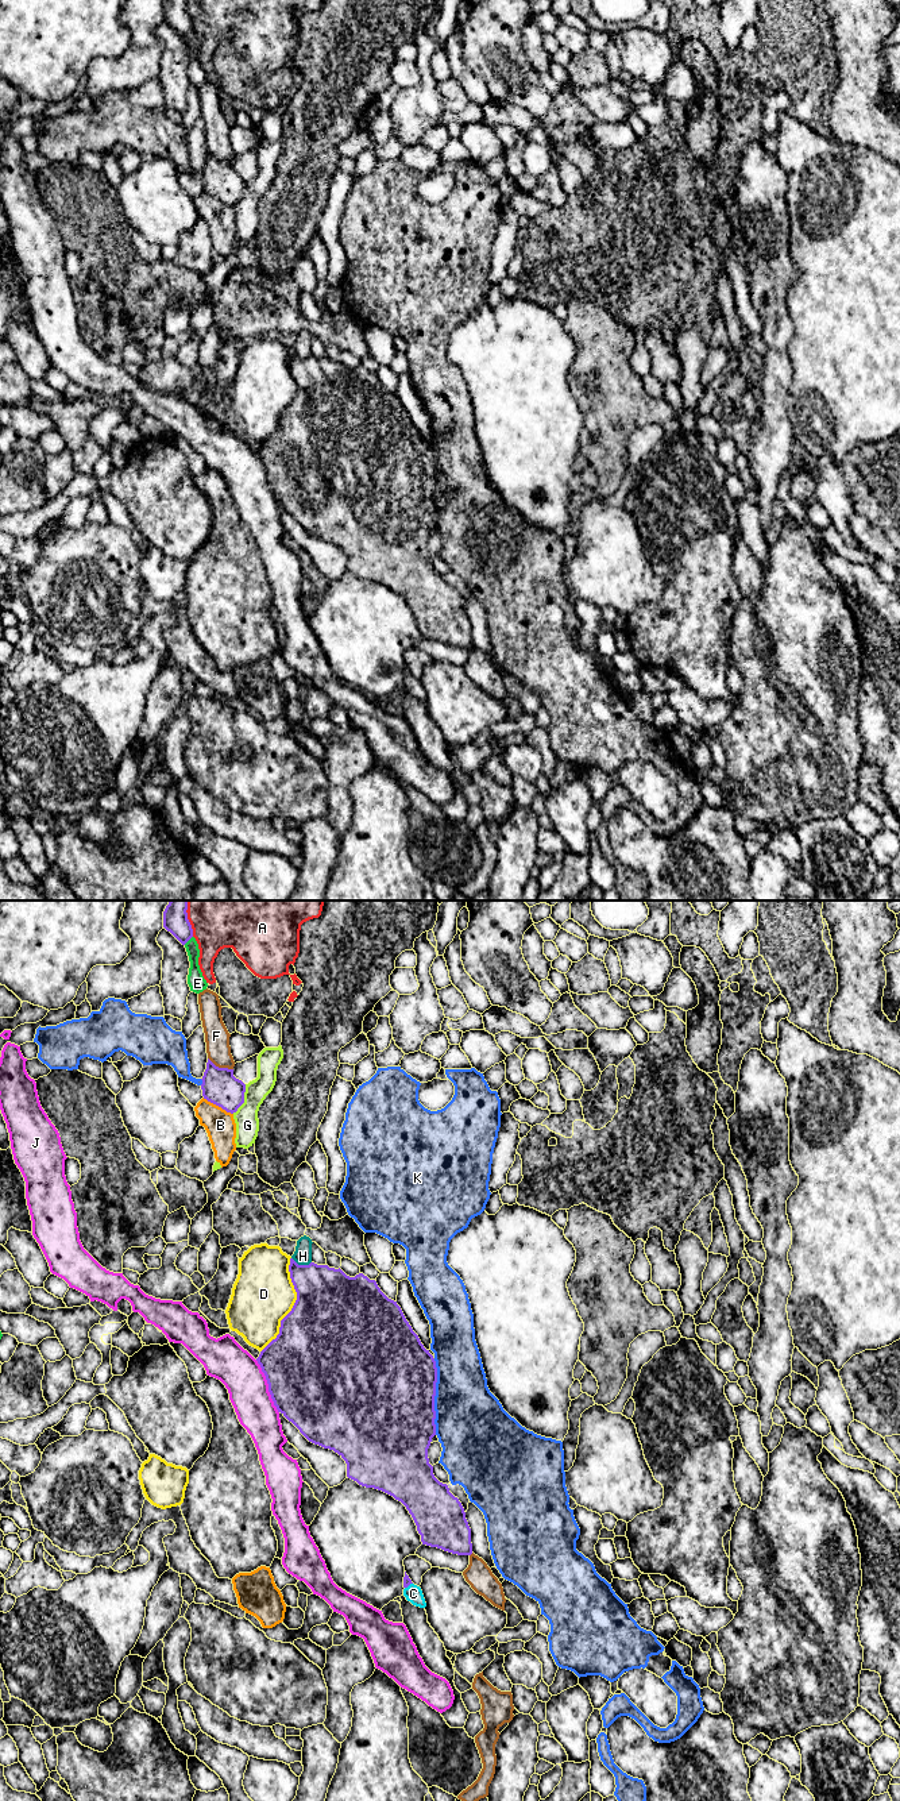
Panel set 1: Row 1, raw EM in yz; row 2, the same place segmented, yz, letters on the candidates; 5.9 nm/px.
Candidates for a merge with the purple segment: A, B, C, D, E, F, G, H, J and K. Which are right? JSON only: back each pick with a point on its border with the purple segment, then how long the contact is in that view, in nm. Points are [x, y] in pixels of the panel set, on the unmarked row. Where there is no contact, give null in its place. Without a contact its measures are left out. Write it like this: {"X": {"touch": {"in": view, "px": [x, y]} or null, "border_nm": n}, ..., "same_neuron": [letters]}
{"C": {"touch": {"in": "yz", "px": [408, 678]}, "border_nm": 60}, "same_neuron": ["C"]}

